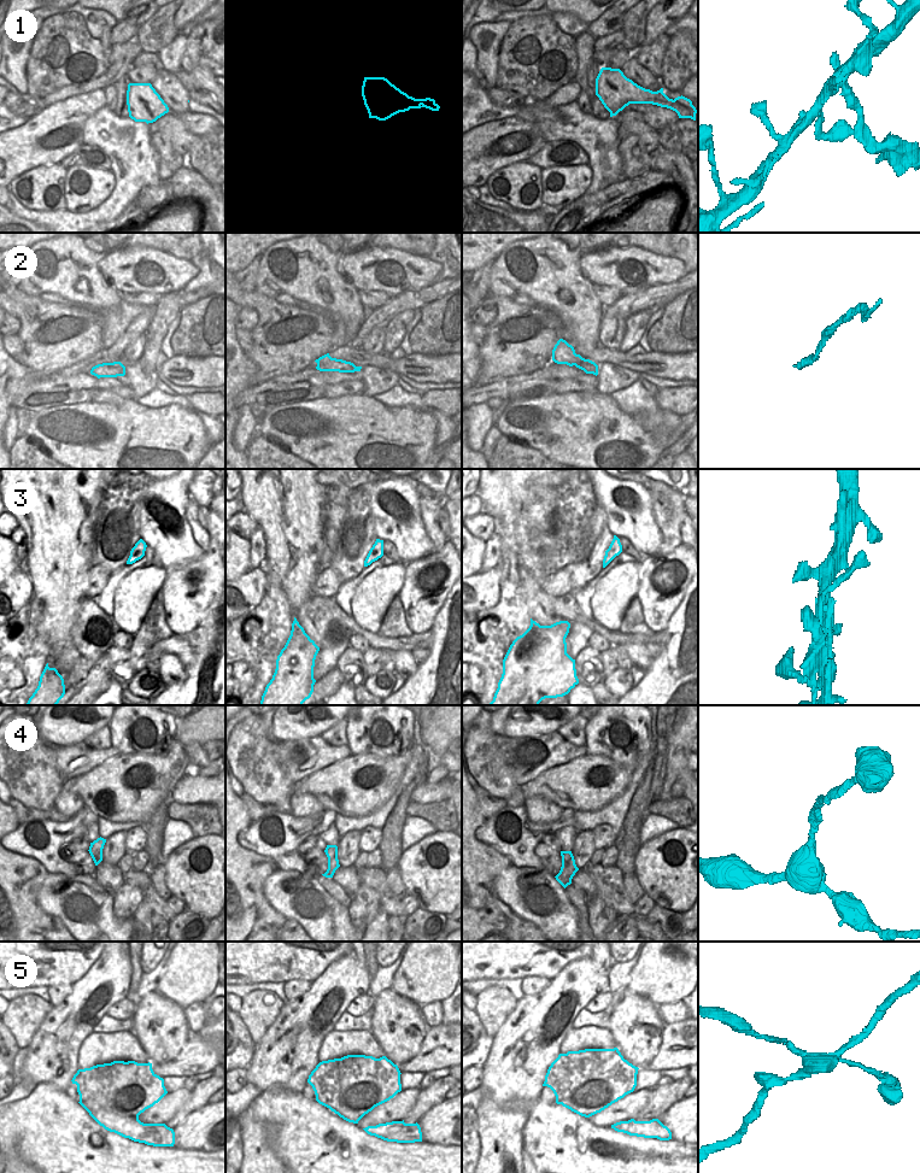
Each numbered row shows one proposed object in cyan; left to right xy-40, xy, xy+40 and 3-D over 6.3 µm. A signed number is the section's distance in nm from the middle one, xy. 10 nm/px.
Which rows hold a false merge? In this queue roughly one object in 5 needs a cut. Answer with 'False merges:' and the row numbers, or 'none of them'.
False merges: 1, 5

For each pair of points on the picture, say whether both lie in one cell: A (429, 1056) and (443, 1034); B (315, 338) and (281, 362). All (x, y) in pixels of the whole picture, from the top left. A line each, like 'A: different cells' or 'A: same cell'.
A: same cell
B: same cell

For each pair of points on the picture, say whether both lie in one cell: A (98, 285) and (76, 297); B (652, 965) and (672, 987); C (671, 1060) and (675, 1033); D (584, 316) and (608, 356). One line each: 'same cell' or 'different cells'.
A: same cell
B: same cell
C: same cell
D: different cells

